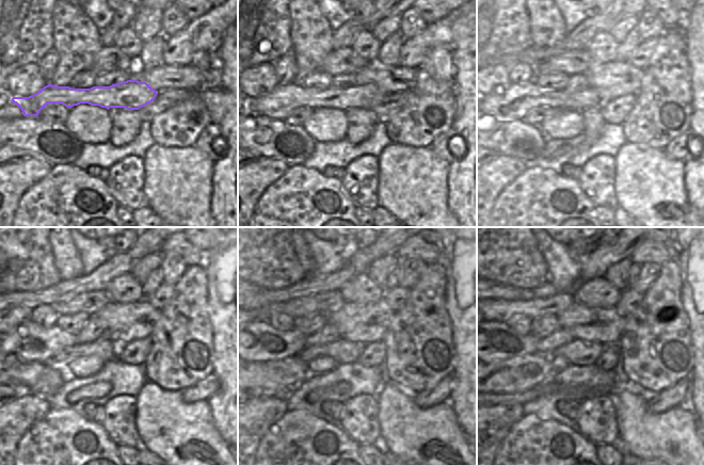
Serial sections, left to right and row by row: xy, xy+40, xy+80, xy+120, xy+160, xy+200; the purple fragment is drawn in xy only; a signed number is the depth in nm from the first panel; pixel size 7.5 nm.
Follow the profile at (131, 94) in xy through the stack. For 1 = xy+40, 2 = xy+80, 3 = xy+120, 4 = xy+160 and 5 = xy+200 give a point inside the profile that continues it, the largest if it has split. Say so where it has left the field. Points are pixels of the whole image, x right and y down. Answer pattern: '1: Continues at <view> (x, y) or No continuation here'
1: Continues at xy+40 (278, 103)
2: Continues at xy+80 (512, 102)
3: Continues at xy+120 (29, 341)
4: Continues at xy+160 (259, 341)
5: Continues at xy+200 (498, 341).

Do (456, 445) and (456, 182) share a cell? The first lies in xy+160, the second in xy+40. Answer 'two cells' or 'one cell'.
two cells

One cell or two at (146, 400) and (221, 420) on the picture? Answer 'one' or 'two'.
two

